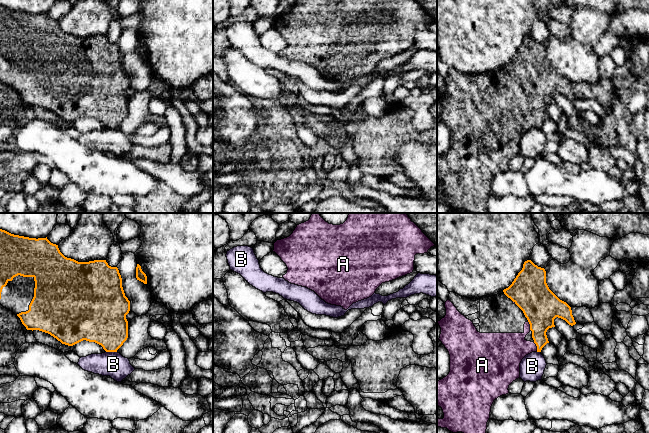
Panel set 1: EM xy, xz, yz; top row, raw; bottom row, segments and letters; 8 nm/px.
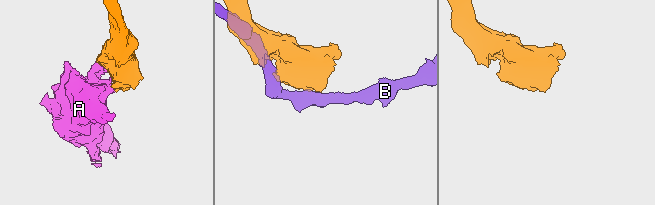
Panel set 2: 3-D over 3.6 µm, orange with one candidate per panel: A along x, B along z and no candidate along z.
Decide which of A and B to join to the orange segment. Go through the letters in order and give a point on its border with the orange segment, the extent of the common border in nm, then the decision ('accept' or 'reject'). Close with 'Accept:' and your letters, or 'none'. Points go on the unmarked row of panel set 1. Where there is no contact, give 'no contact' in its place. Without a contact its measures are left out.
A: yz (537, 123) | 90 nm | accept
B: xy (111, 127) | 90 nm | reject
Accept: A

